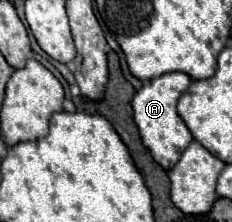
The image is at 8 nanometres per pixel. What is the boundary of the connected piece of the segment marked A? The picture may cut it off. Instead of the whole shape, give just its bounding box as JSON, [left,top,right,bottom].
[131,72,193,170]

